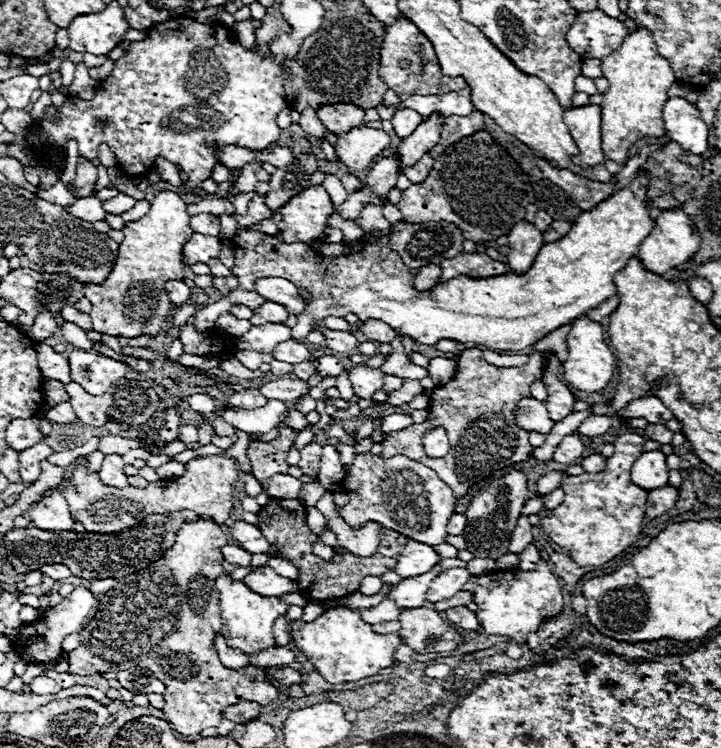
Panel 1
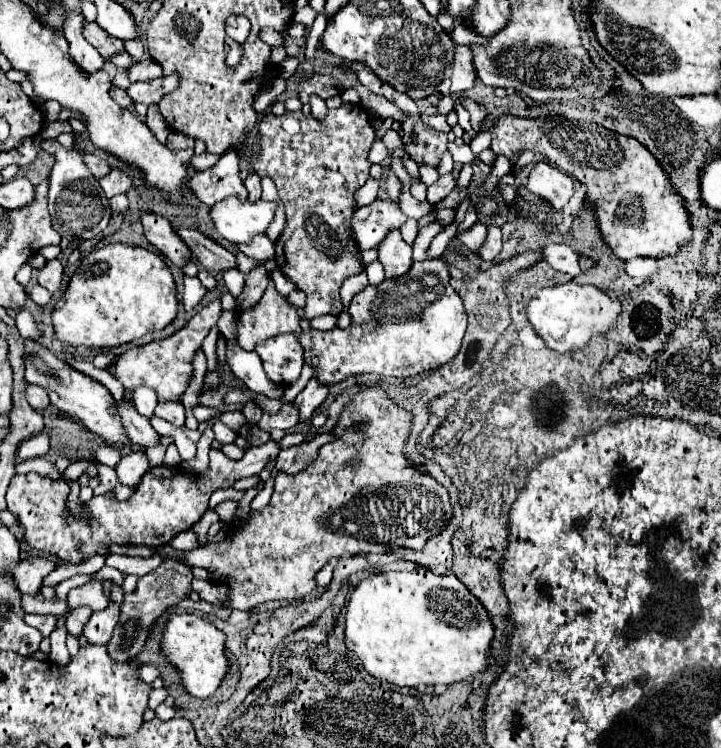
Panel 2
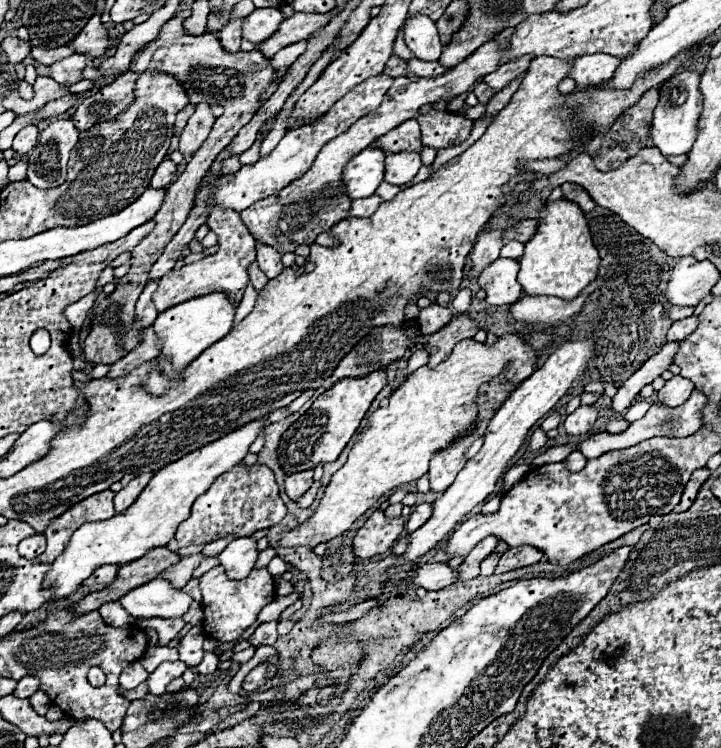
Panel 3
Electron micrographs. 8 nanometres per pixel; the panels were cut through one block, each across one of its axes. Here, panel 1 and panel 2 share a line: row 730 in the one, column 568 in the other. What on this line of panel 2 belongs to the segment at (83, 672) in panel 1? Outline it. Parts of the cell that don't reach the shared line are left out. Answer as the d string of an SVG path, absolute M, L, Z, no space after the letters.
M540 162L532 168L526 188L532 194L548 200L556 210L562 210L564 204L572 196L574 182L568 174L560 172L556 166L552 166L548 162Z

